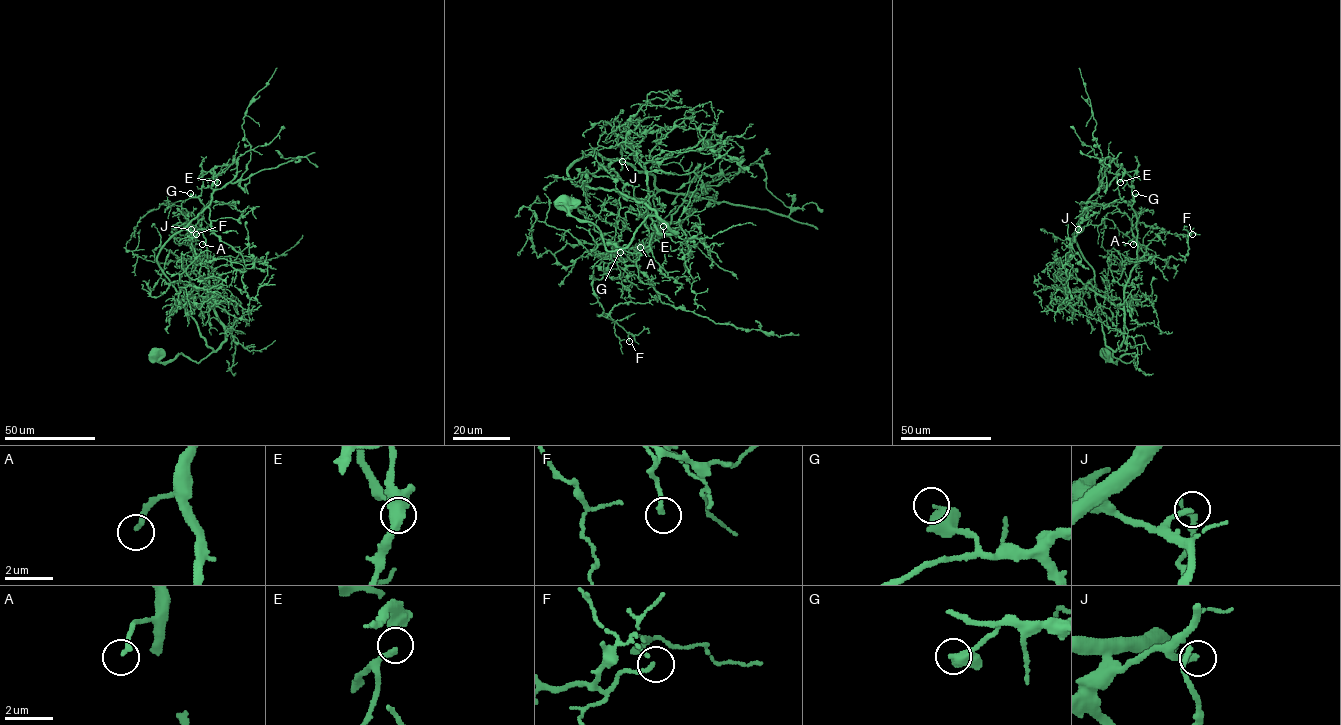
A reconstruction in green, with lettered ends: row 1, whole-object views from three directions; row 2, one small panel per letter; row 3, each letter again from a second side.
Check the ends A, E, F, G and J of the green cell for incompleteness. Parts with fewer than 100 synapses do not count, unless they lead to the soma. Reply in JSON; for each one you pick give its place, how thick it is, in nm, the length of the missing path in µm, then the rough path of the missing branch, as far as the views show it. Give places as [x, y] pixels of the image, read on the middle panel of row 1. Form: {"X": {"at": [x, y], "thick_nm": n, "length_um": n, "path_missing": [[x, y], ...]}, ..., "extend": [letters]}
{"J": {"at": [622, 161], "thick_nm": 240, "length_um": 40, "path_missing": [[622, 161], [646, 157], [636, 146], [588, 125]]}, "extend": ["J"]}

